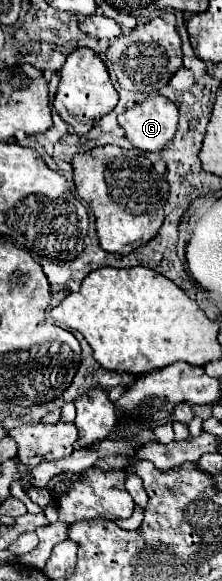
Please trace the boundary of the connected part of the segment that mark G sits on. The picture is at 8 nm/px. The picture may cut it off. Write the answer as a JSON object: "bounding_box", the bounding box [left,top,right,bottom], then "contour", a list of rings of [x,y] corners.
{"bounding_box":[118,95,178,151],"contour":[[[150,95],[142,103],[136,103],[132,109],[120,113],[118,125],[126,131],[128,141],[136,149],[160,151],[176,133],[178,109],[170,99]]]}

